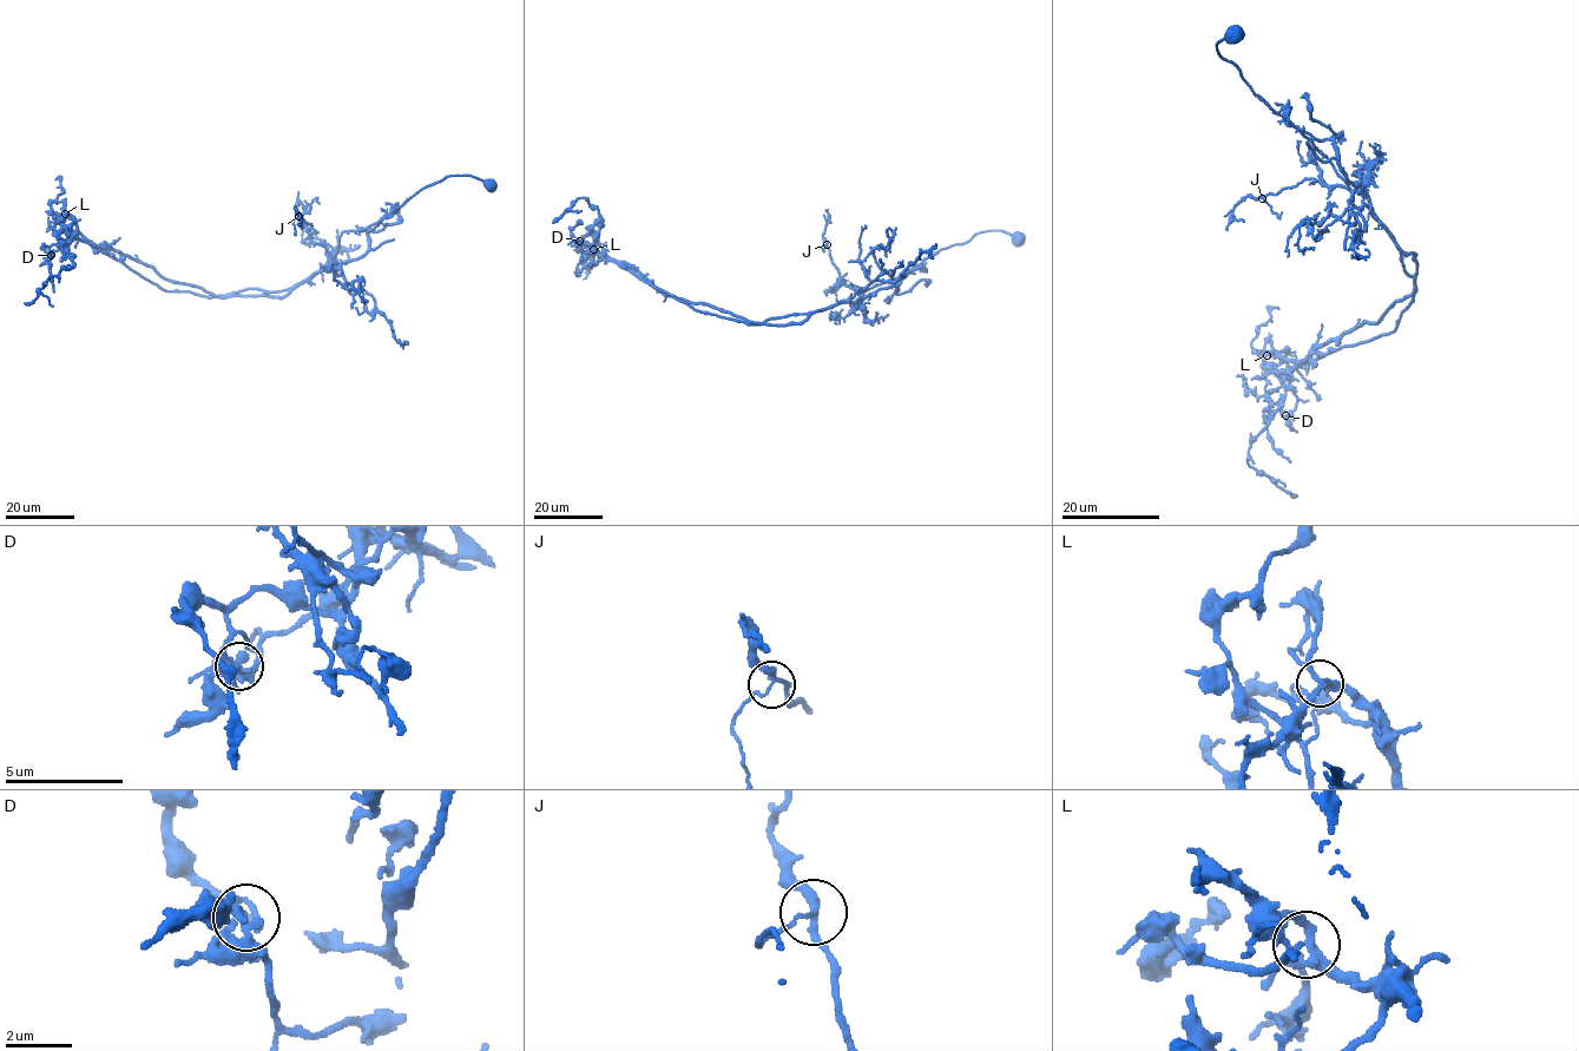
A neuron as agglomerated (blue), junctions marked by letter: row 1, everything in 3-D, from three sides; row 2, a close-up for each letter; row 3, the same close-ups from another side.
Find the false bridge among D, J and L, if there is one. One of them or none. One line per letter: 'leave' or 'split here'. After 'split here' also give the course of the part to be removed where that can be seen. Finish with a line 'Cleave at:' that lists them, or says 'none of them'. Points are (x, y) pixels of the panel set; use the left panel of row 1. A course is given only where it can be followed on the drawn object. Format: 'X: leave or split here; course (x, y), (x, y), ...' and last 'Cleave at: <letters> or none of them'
D: split here; course (51, 255), (74, 236), (221, 297), (282, 297), (328, 264), (362, 256), (367, 231), (392, 215), (386, 204)
J: leave
L: leave
Cleave at: D

